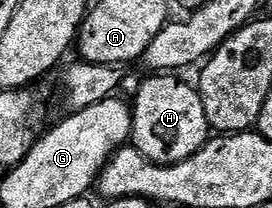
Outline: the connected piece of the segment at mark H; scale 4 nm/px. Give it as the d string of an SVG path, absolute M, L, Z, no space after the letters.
M153 74L141 84L141 89L137 92L137 97L131 100L131 111L133 113L133 134L131 137L132 147L148 158L153 164L178 164L191 154L195 154L205 145L205 141L210 139L211 129L207 122L207 114L203 110L201 93L196 87L184 84L173 74Z

